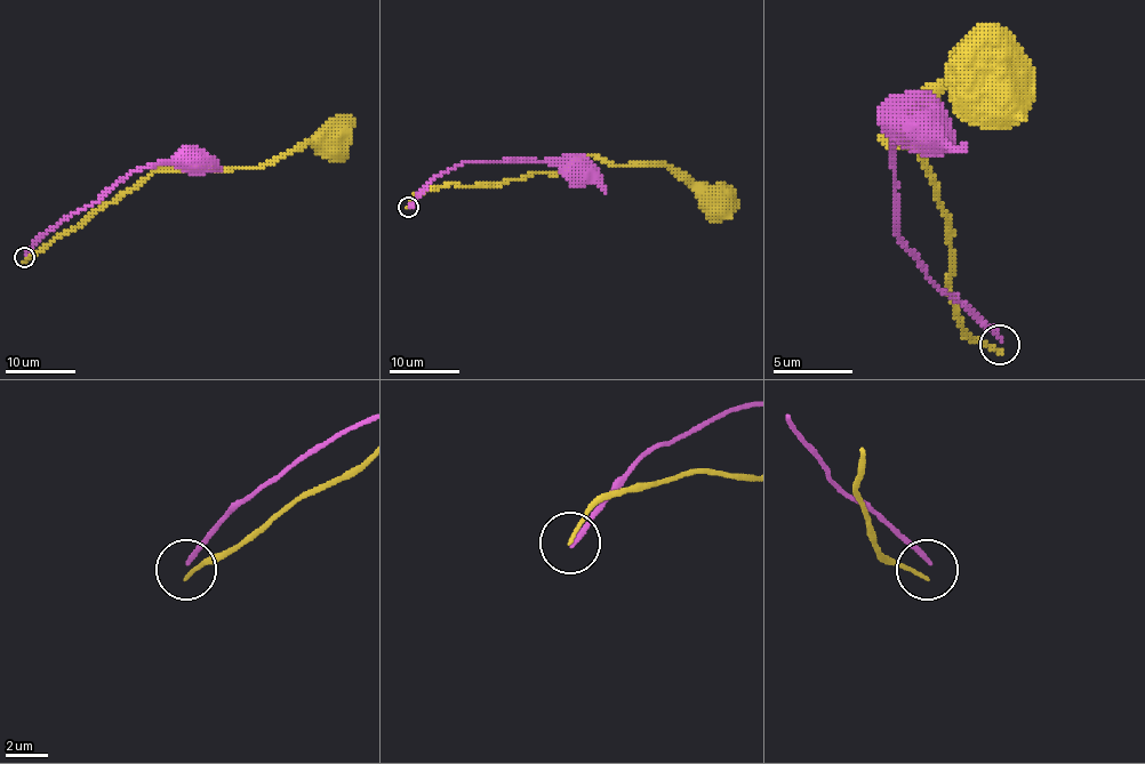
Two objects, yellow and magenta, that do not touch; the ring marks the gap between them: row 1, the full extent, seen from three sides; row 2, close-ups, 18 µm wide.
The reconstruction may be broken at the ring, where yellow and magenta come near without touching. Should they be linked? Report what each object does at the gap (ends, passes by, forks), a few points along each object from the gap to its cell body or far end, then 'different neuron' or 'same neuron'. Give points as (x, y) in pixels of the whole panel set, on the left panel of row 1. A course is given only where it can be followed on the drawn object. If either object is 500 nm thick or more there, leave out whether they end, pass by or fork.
yellow ends | magenta ends | yellow via (25, 259), (136, 187), (154, 170), (257, 168), (304, 145), (333, 138) | magenta via (25, 256), (49, 230), (96, 203), (136, 170), (181, 161), (189, 153), (192, 157) | different neuron

